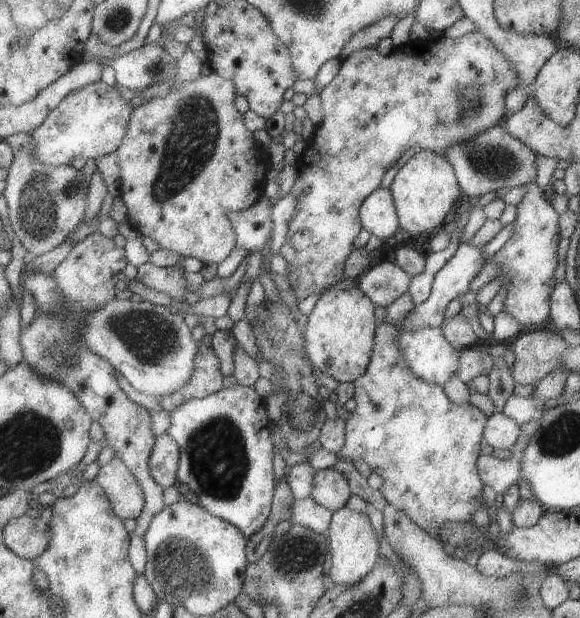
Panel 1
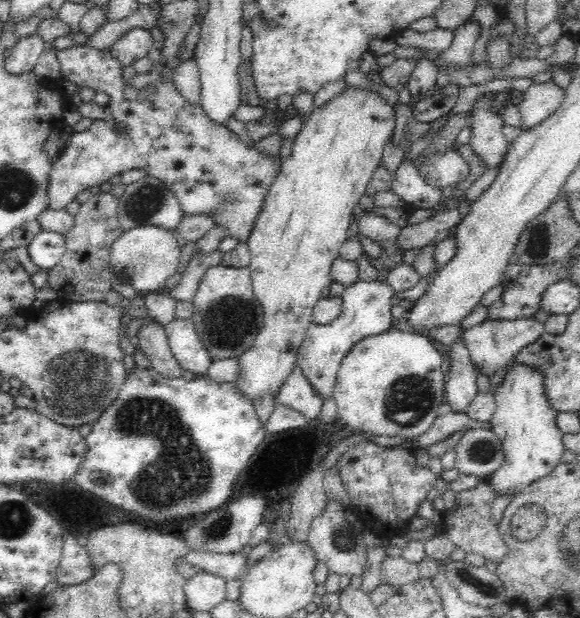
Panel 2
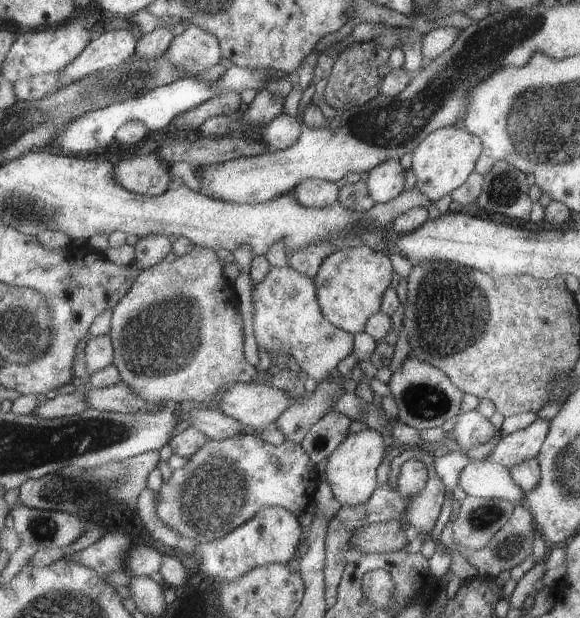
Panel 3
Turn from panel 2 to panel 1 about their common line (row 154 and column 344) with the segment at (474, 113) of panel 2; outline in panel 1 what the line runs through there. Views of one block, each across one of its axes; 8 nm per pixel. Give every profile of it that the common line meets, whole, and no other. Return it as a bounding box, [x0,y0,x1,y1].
[309,467,352,512]

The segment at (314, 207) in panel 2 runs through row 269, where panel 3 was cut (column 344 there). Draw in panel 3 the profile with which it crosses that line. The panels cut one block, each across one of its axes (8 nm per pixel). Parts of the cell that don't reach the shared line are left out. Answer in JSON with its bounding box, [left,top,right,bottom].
[314,246,394,332]

